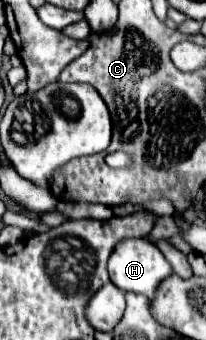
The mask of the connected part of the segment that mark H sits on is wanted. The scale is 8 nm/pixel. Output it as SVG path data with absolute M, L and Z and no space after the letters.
M124 238L116 244L114 252L108 260L108 272L114 286L118 286L124 292L136 292L144 294L146 298L152 298L156 292L156 284L172 274L170 264L164 260L164 254L146 238Z

